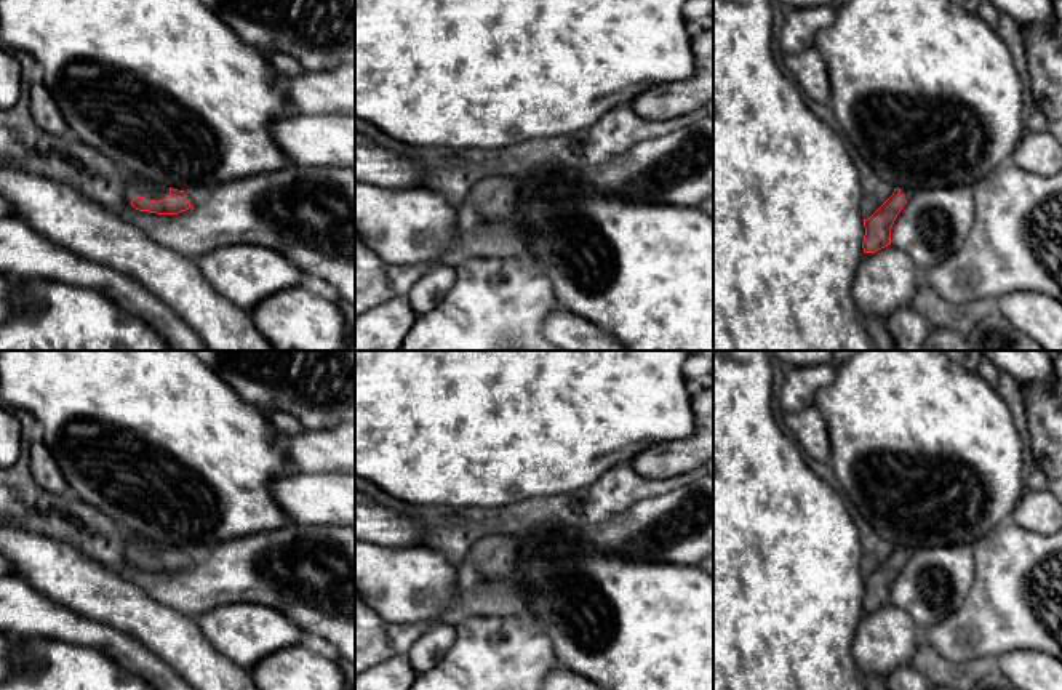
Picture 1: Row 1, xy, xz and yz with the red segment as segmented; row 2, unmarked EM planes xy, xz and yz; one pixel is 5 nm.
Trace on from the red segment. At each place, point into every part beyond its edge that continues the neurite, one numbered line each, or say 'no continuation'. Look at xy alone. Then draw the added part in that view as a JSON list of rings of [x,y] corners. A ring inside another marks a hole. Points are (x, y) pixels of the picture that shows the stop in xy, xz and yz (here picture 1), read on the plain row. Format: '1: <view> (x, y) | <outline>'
1: xy (146, 548) | [[[138,538],[134,541],[134,549],[128,554],[130,559],[136,556],[144,556],[149,559],[163,559],[170,554],[170,546],[157,544],[150,540]]]

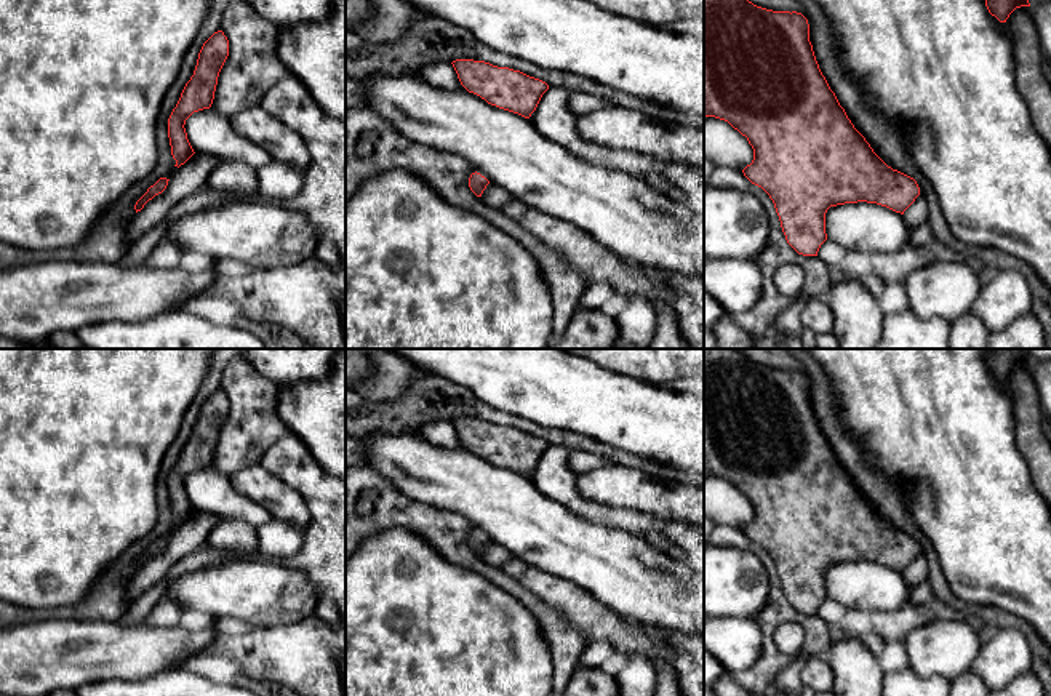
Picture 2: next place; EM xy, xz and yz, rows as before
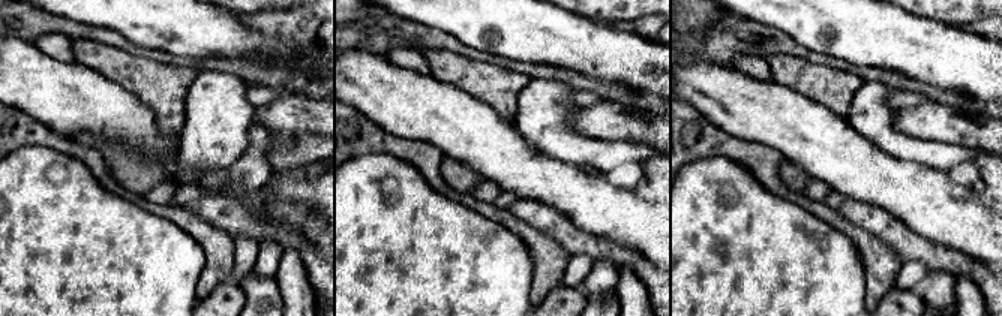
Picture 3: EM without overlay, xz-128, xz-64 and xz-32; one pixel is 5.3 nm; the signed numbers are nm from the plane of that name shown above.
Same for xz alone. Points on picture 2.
no continuation

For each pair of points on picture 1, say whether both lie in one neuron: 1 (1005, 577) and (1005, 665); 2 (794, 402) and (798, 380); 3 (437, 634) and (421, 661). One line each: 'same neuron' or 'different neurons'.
1: different neurons
2: same neuron
3: same neuron

